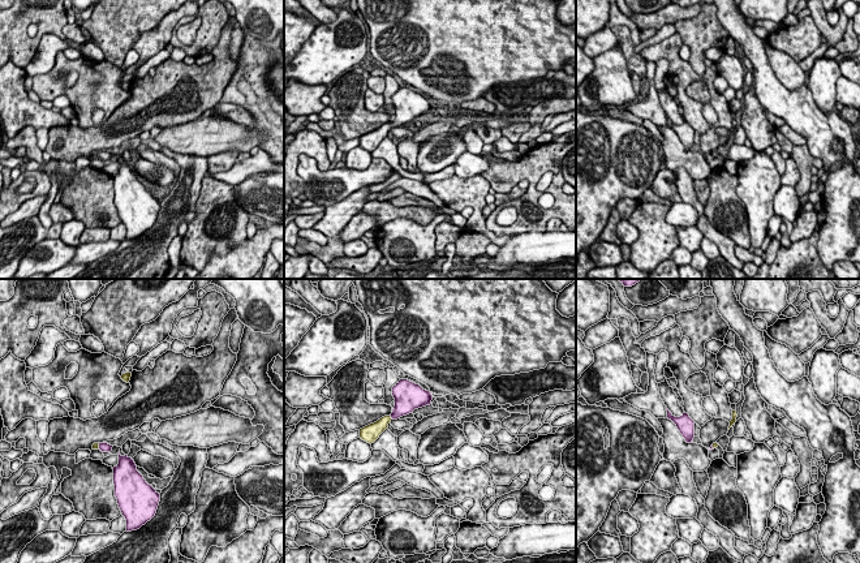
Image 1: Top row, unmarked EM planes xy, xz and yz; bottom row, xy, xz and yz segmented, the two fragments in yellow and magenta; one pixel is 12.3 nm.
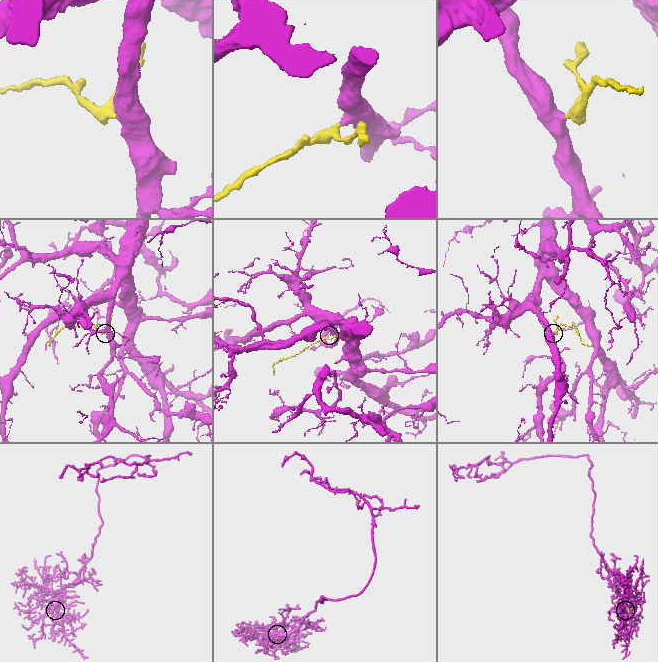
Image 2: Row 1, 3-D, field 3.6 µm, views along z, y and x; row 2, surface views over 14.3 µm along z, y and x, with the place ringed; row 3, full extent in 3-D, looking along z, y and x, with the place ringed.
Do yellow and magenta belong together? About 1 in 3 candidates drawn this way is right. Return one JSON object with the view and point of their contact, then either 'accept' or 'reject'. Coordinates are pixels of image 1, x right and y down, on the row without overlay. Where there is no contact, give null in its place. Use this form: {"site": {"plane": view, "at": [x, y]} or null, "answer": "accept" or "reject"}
{"site": {"plane": "xz", "at": [390, 125]}, "answer": "accept"}

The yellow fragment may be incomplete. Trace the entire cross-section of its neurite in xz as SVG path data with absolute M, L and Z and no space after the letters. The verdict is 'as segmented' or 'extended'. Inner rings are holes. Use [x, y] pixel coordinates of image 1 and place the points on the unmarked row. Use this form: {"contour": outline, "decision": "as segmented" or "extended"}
{"contour": "M400 87L392 95L395 115L390 124L384 124L374 132L360 137L360 146L367 151L374 151L379 143L388 136L392 128L413 121L414 117L431 112L433 103L408 87Z", "decision": "extended"}

